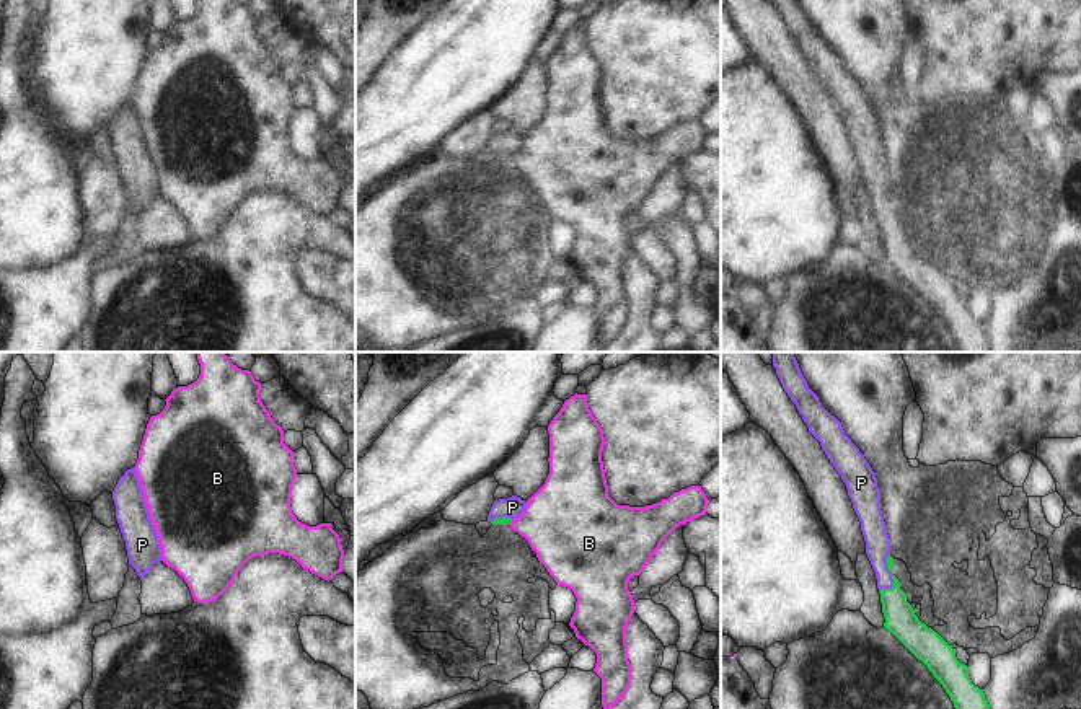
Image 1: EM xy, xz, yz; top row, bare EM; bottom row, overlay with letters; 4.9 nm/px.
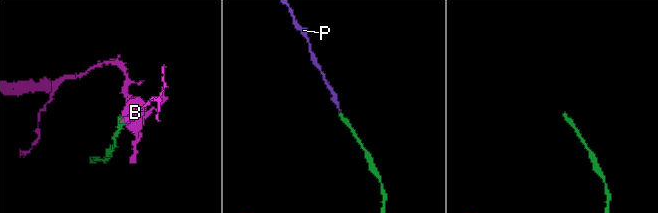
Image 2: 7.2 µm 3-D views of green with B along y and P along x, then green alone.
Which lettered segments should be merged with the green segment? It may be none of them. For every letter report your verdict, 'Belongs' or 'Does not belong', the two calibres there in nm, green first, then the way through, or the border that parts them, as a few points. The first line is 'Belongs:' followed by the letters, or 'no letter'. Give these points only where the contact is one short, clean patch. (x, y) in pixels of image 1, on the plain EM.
Belongs: P
B: Does not belong. Thickness 50 nm (green) against 380 nm. Boundary: xz (512, 155), (509, 160)
P: Belongs. Thickness 160 nm (green) against 130 nm. Path across: yz (900, 255), (892, 232), (892, 212), (882, 201), (874, 165)

